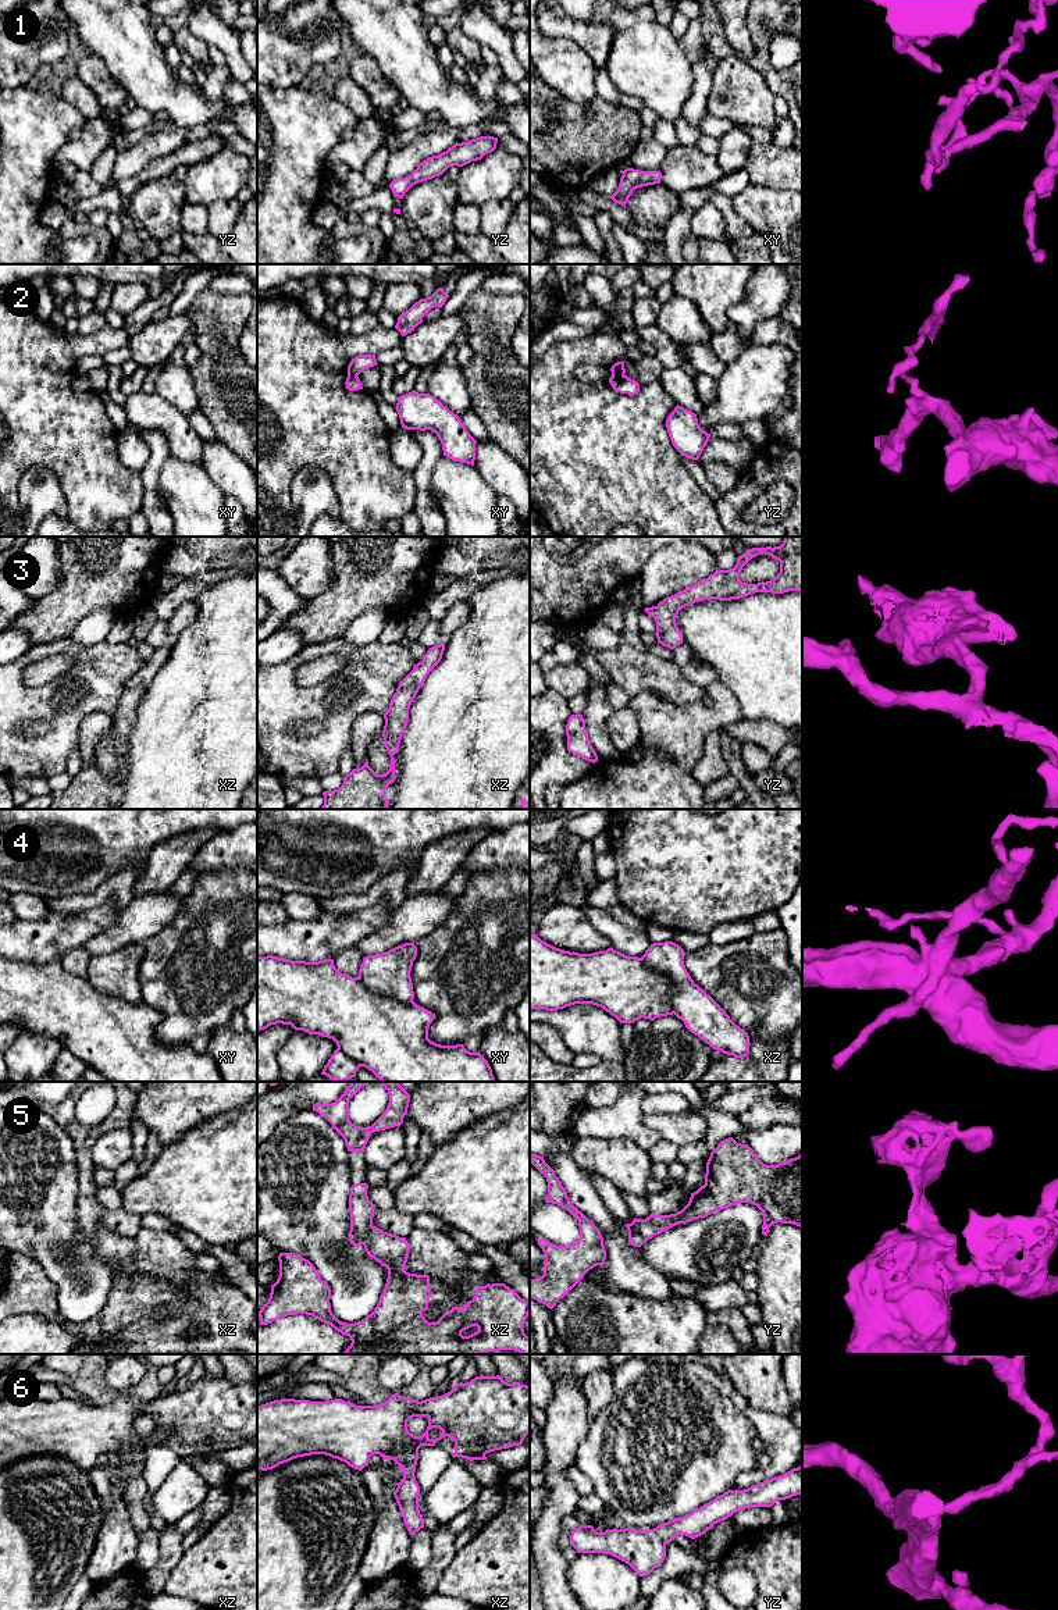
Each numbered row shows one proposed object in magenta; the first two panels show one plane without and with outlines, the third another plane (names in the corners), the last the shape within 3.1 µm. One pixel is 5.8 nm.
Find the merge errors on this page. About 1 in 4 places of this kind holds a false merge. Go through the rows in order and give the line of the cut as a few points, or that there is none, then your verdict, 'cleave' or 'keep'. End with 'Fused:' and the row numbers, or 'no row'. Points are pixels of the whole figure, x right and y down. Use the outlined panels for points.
1: cut none; keep
2: cut yz (612, 374), (623, 376); cleave
3: cut none; keep
4: cut xz (640, 958), (670, 980), (674, 1012); cleave
5: cut none; keep
6: cut none; keep
Fused: 2, 4

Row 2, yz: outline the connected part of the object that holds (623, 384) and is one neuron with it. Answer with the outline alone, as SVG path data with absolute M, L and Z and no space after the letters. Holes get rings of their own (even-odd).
M612 375L609 378L609 382L612 388L620 393L635 395L640 392L640 384L628 378L627 375L620 375L620 377Z

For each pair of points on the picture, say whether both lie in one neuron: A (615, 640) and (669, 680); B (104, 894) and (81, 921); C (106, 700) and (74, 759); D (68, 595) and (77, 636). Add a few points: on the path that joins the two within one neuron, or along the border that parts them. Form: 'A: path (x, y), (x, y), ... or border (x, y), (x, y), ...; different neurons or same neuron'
A: border (623, 641), (609, 649), (591, 651); different neurons
B: border (121, 907), (107, 900), (77, 912), (61, 912); different neurons
C: border (77, 748), (68, 757), (66, 770); different neurons
D: border (103, 609), (91, 612), (67, 636); different neurons

